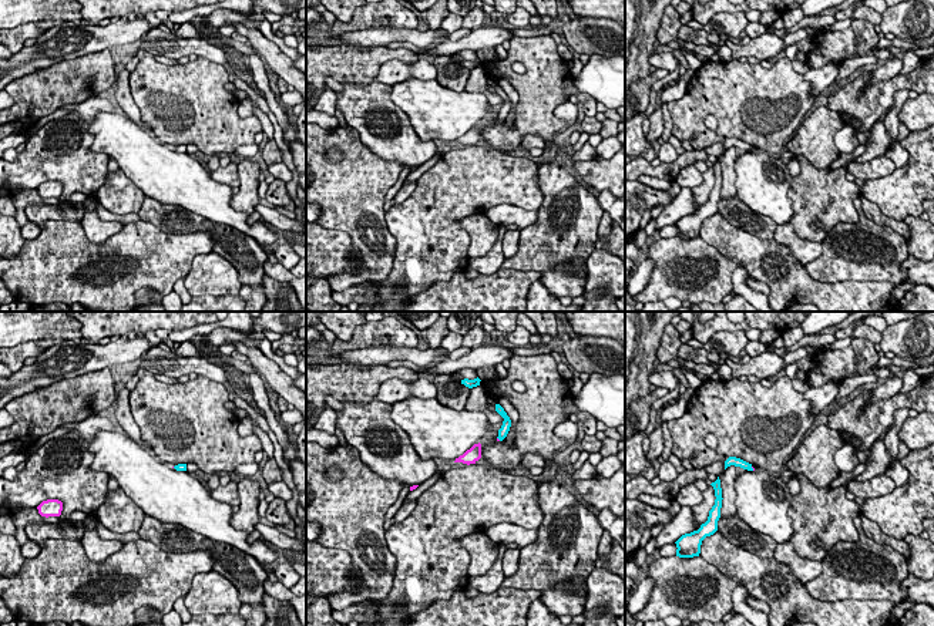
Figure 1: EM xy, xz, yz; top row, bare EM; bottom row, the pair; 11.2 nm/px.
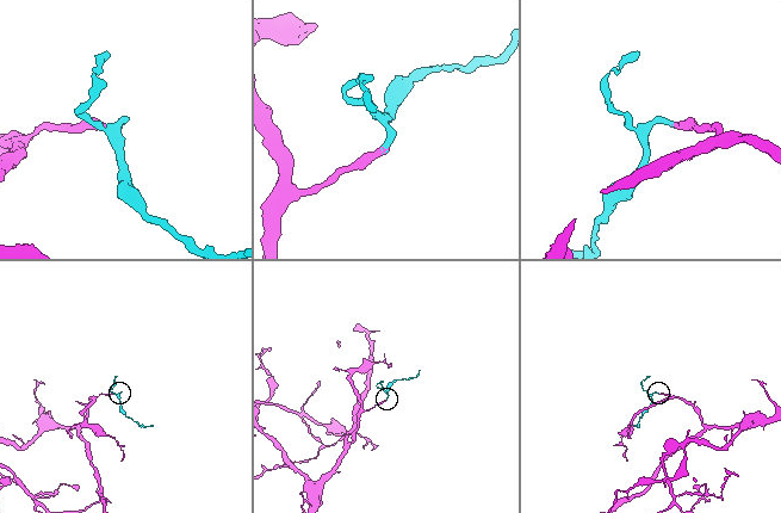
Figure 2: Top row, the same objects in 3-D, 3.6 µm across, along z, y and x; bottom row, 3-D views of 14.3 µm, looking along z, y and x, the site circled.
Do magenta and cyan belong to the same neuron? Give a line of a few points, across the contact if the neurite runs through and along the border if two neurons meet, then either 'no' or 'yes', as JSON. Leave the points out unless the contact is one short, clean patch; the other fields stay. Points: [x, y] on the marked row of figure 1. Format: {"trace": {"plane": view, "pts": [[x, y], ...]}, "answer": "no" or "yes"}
{"trace": {"plane": "yz", "pts": [[752, 467], [735, 461]]}, "answer": "yes"}

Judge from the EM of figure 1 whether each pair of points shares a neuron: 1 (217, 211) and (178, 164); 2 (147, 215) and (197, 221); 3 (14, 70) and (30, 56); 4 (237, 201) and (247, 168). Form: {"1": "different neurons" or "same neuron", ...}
{"1": "same neuron", "2": "same neuron", "3": "same neuron", "4": "same neuron"}

